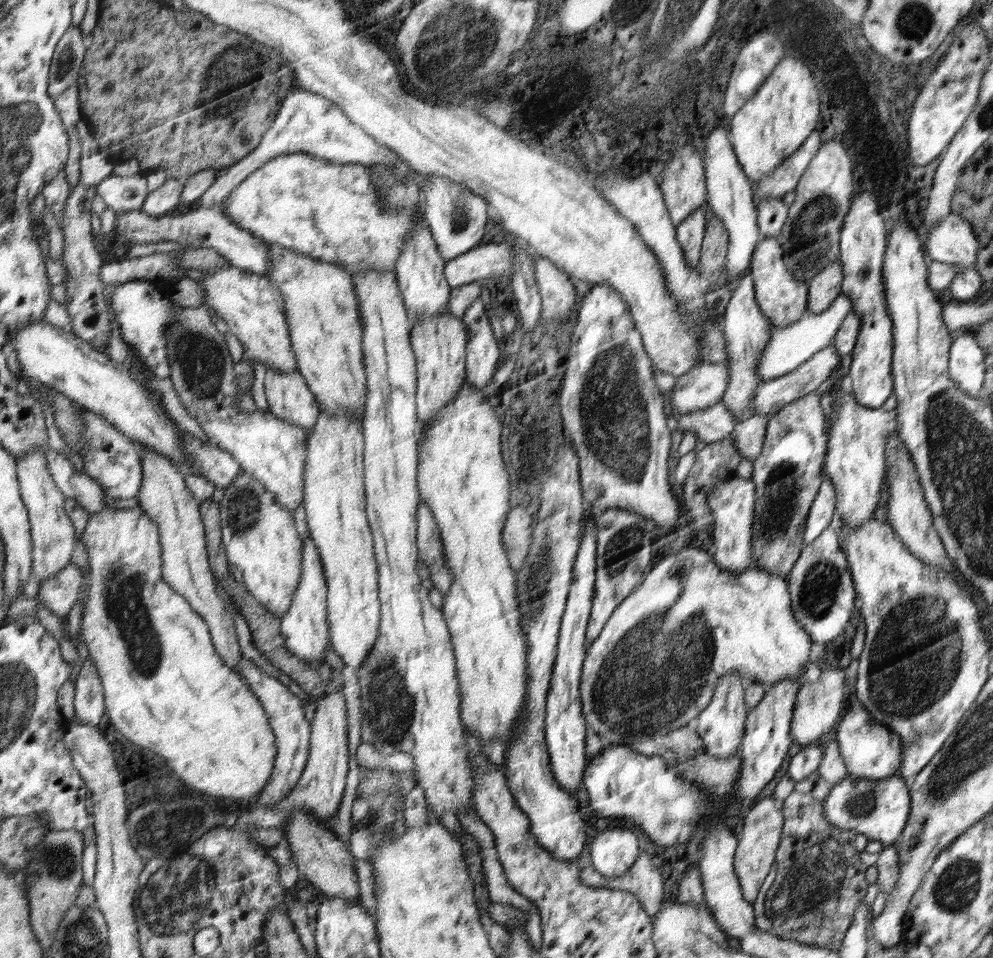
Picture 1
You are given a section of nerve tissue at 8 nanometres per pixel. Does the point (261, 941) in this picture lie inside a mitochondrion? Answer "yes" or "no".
no

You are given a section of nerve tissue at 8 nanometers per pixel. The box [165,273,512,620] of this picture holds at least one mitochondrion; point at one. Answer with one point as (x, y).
(202, 365)

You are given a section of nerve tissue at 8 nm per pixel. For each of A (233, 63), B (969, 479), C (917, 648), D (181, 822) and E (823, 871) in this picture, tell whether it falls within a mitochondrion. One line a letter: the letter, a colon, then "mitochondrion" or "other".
A: mitochondrion
B: mitochondrion
C: mitochondrion
D: mitochondrion
E: mitochondrion

